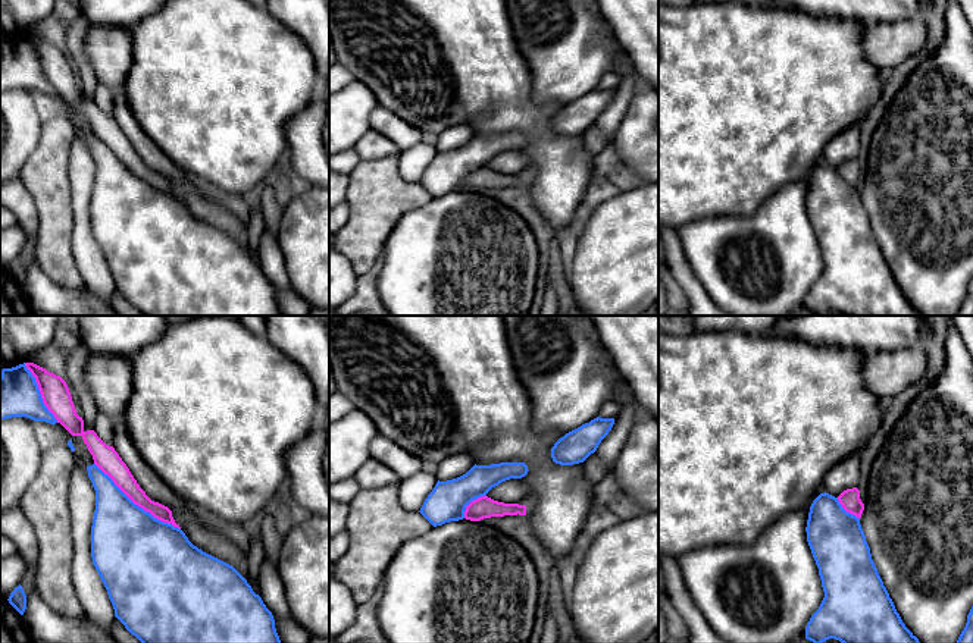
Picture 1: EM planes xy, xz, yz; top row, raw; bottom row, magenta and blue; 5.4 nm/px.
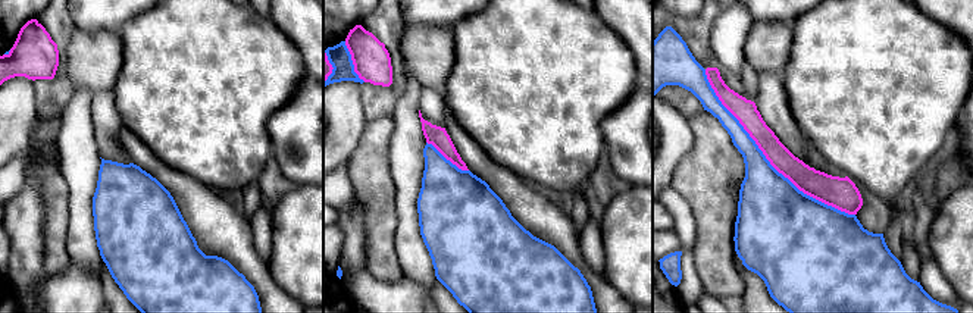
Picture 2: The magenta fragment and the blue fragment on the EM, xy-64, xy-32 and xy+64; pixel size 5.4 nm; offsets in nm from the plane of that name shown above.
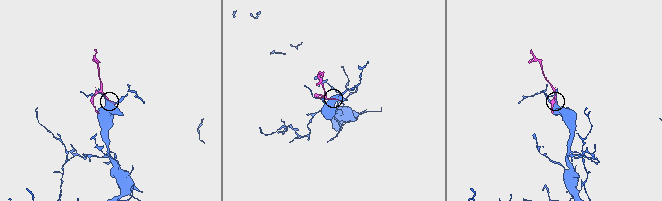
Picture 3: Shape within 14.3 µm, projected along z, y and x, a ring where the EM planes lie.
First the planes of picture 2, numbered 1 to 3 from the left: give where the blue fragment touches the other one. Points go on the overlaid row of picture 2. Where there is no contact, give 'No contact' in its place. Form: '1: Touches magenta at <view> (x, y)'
1: Touches magenta at xy-64 (9, 52)
2: Touches magenta at xy-32 (353, 62)
3: Touches magenta at xy+64 (766, 157)

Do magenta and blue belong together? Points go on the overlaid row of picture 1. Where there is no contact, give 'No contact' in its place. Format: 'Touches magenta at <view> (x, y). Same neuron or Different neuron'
Touches magenta at xy (137, 504). Different neuron

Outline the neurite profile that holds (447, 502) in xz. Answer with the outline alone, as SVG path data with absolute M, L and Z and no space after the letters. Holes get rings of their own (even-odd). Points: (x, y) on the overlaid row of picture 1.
M500 462L491 465L473 465L466 474L437 482L434 490L425 499L420 514L434 526L464 518L466 506L510 479L522 479L528 474L525 462Z

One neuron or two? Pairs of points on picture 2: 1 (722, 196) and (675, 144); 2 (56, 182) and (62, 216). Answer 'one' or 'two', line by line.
1: two
2: one

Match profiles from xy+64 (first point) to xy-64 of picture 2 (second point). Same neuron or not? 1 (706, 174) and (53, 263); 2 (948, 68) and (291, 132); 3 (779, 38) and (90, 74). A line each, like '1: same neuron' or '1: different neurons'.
1: same neuron
2: different neurons
3: same neuron

